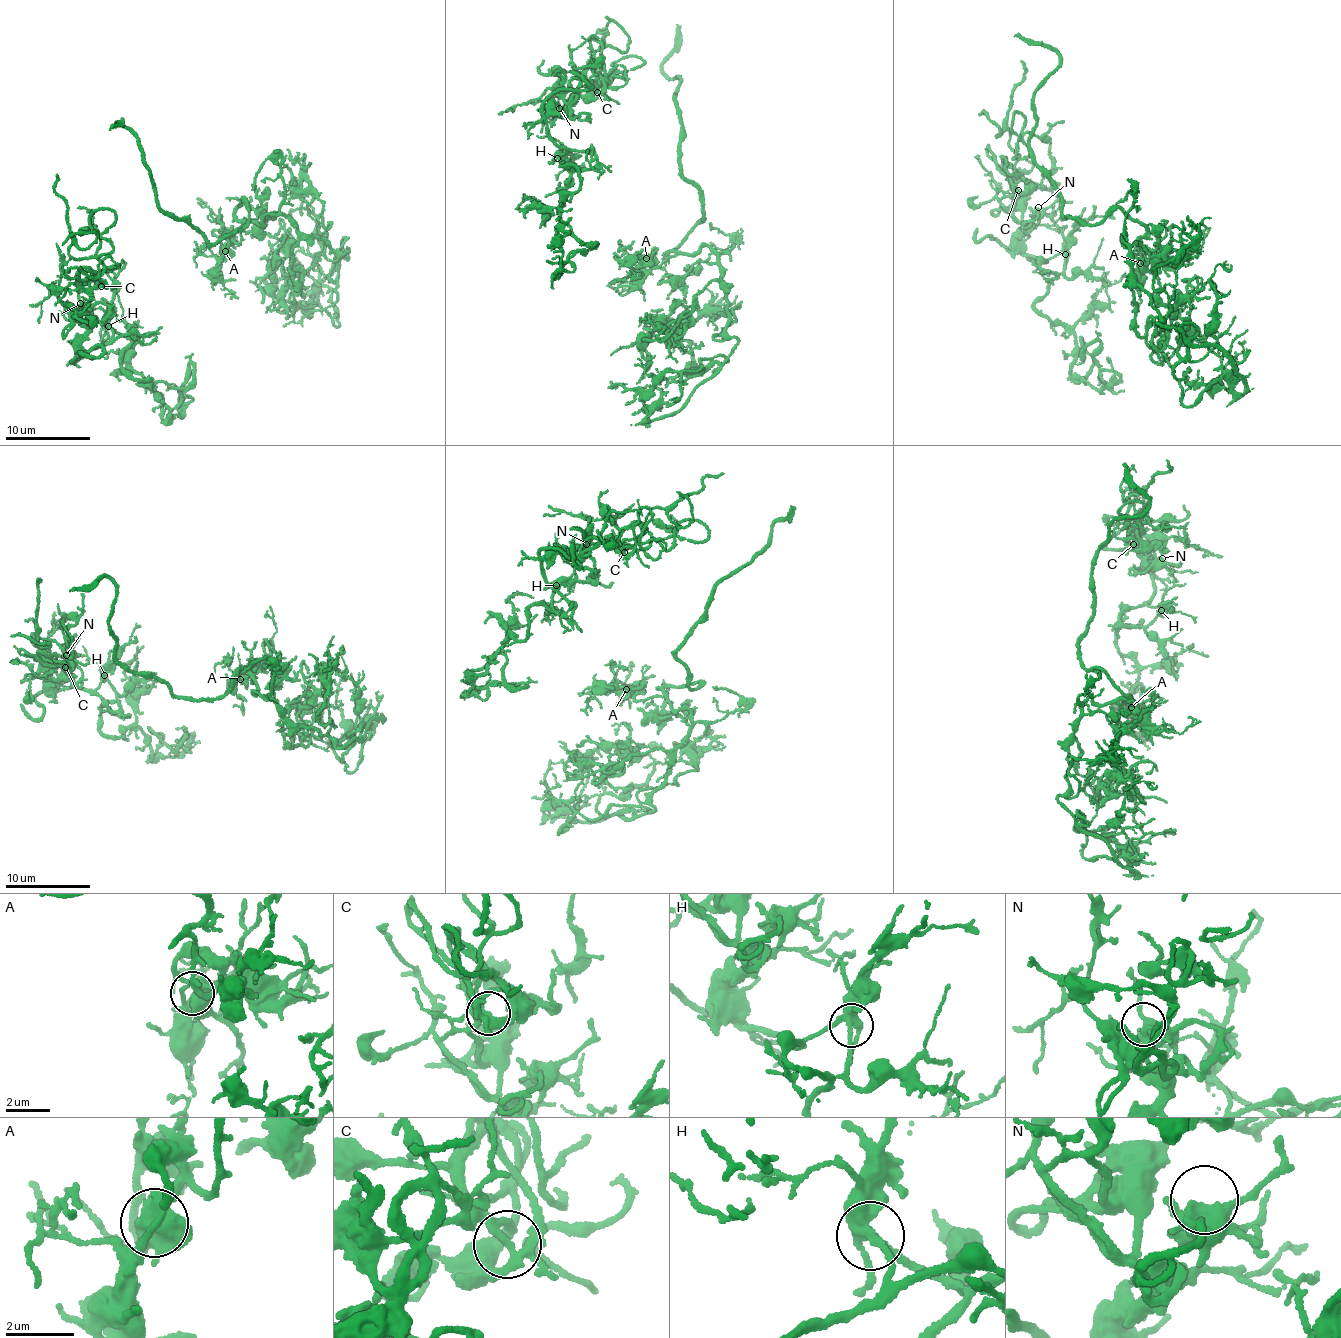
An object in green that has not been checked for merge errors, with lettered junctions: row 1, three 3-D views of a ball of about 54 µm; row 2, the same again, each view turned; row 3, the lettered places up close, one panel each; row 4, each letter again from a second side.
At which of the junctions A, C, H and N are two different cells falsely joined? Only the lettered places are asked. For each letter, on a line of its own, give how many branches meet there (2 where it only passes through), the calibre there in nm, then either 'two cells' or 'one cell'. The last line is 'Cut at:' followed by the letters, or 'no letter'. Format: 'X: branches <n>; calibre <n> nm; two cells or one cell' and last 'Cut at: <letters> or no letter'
A: branches 5; calibre 500 nm; one cell
C: branches 6; calibre 240 nm; one cell
H: branches 4; calibre 360 nm; one cell
N: branches 7; calibre 440 nm; one cell
Cut at: no letter

